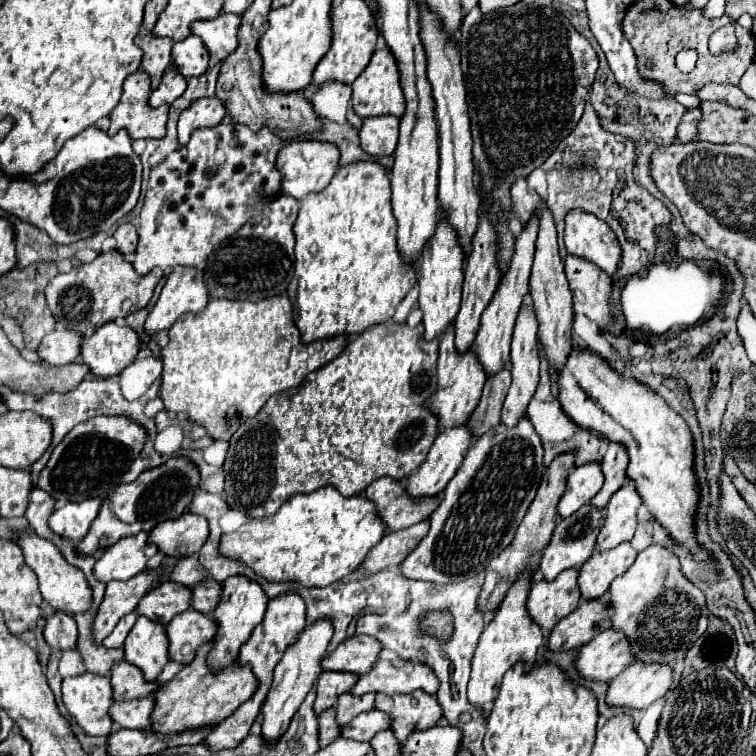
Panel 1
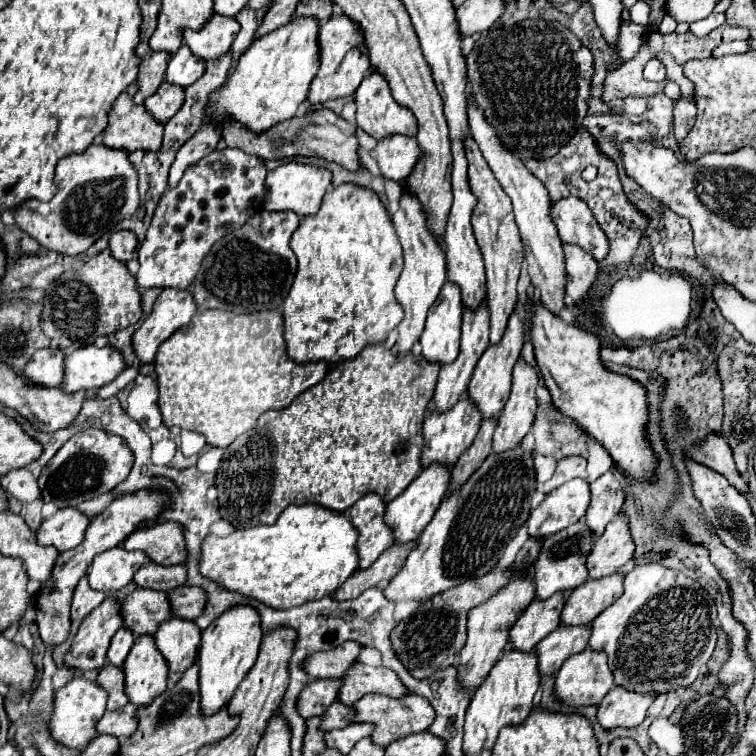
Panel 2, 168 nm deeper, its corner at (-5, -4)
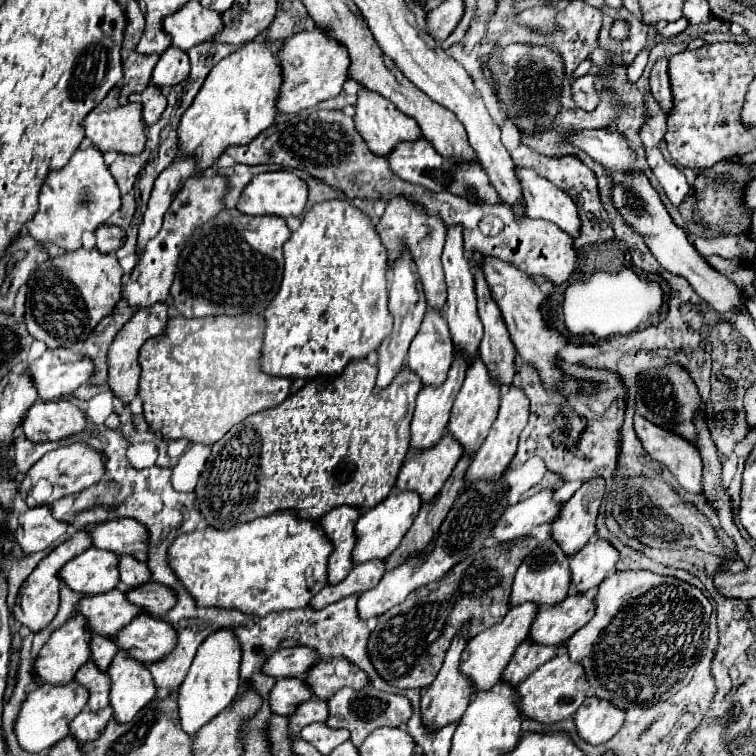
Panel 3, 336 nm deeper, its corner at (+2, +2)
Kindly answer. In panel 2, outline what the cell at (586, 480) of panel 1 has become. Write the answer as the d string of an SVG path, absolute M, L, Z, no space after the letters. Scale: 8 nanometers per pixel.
M572 479L554 489L542 503L530 513L528 533L532 537L548 537L566 529L586 515L590 503L590 485L586 479Z

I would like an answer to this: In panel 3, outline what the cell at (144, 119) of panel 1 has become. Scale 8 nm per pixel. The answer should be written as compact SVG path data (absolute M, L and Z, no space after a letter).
M113 87L107 97L85 117L83 129L85 129L85 137L91 139L91 143L101 151L117 151L121 155L139 155L145 147L145 123L141 119L141 105L137 103L127 103L127 105L119 105L117 103L119 97L119 87Z

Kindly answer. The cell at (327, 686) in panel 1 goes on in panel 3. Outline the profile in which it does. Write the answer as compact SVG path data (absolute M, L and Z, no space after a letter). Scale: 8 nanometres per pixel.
M277 679L269 693L269 705L275 715L291 715L303 701L309 701L313 693L303 679Z

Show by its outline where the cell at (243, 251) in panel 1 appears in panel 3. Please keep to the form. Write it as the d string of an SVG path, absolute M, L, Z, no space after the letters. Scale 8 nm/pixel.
M237 209L221 211L213 221L201 225L199 233L185 243L177 263L177 277L171 285L173 305L179 315L207 317L207 315L243 315L243 313L263 313L267 305L279 291L283 279L283 243L291 237L285 219L281 217L251 217L243 215Z

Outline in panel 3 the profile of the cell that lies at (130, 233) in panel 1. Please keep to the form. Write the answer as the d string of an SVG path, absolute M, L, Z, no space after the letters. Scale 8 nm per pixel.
M101 225L95 235L97 235L97 249L101 253L115 253L125 239L125 231L117 225Z

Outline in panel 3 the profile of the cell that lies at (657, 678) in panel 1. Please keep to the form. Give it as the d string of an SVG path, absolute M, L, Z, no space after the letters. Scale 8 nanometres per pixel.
M587 697L577 713L573 715L577 735L589 745L603 745L609 741L623 725L625 711L601 701L597 697Z

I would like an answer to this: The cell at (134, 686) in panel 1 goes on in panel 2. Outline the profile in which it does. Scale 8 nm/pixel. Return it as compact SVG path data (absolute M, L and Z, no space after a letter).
M106 665L96 679L106 691L108 691L108 711L116 711L128 703L128 697L124 695L124 671L122 667Z

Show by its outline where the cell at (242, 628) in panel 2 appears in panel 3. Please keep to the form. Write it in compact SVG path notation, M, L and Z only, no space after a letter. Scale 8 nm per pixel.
M221 629L209 635L201 643L193 659L193 665L185 681L181 683L179 695L177 695L179 721L185 733L195 735L205 723L209 723L225 707L231 705L233 697L237 695L237 687L239 687L239 663L241 663L241 649L239 649L237 637L229 633L229 629Z

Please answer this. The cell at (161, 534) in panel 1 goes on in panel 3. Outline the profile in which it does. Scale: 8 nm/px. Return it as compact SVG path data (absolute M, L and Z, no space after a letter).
M113 519L97 523L89 529L91 545L97 549L113 551L115 555L133 555L137 561L147 557L147 533L141 523L131 519Z

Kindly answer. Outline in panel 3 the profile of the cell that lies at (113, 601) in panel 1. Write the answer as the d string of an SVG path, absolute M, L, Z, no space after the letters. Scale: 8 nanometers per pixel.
M71 617L65 625L55 629L47 645L41 647L33 663L35 681L49 685L69 683L77 669L91 657L89 641L91 635L85 631L85 621L81 617Z

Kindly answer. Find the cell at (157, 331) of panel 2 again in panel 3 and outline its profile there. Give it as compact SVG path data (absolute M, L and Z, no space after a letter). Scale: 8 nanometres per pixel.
M165 303L153 305L149 309L135 311L135 315L125 323L125 327L117 333L115 341L109 347L109 353L107 353L107 371L109 371L107 385L111 387L113 395L119 397L125 405L129 405L133 401L133 397L137 395L137 383L139 383L139 373L141 373L139 361L137 361L139 349L147 339L157 337L159 333L163 333L163 329L167 325L167 319L169 319L169 315L167 315L167 305Z

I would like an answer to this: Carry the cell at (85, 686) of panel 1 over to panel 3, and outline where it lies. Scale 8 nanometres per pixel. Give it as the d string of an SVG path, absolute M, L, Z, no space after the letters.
M75 681L65 685L41 685L27 693L25 701L21 703L21 711L15 721L15 737L21 749L29 753L45 753L57 741L69 735L69 721L85 707L89 693L85 687L77 685Z

